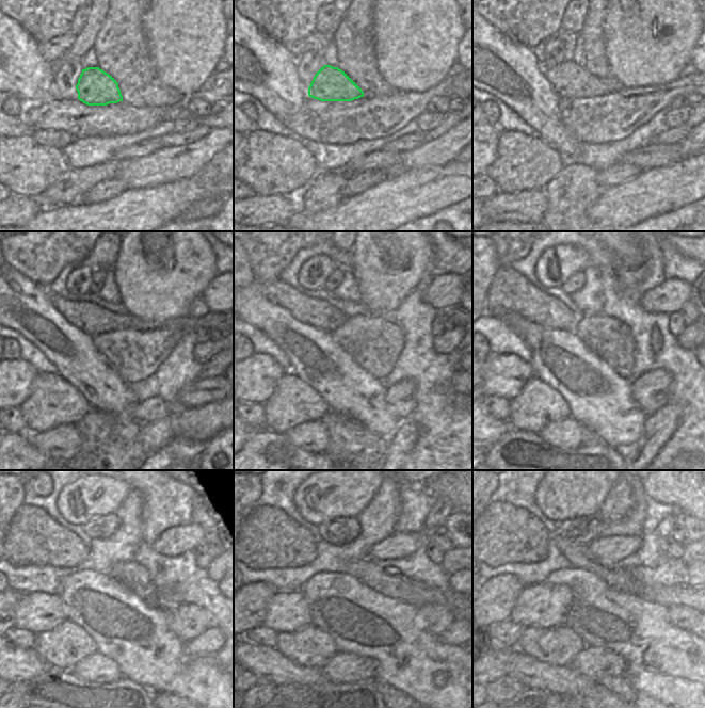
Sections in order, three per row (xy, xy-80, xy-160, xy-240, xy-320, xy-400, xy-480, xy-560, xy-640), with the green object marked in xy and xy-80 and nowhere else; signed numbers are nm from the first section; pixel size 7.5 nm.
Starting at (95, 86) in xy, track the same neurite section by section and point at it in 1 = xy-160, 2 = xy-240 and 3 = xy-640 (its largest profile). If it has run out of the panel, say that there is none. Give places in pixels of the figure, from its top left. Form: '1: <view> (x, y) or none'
1: xy-160 (571, 80)
2: xy-240 (91, 319)
3: xy-640 (503, 533)

